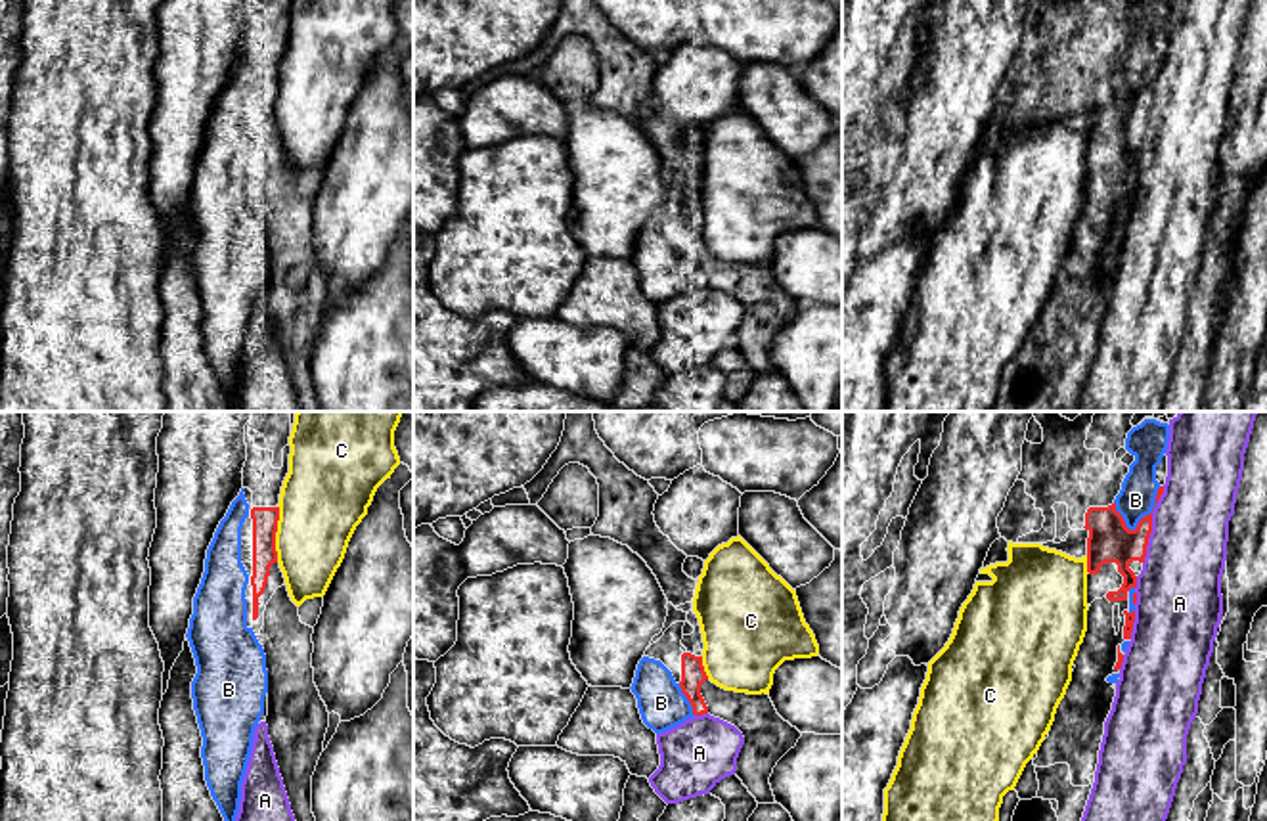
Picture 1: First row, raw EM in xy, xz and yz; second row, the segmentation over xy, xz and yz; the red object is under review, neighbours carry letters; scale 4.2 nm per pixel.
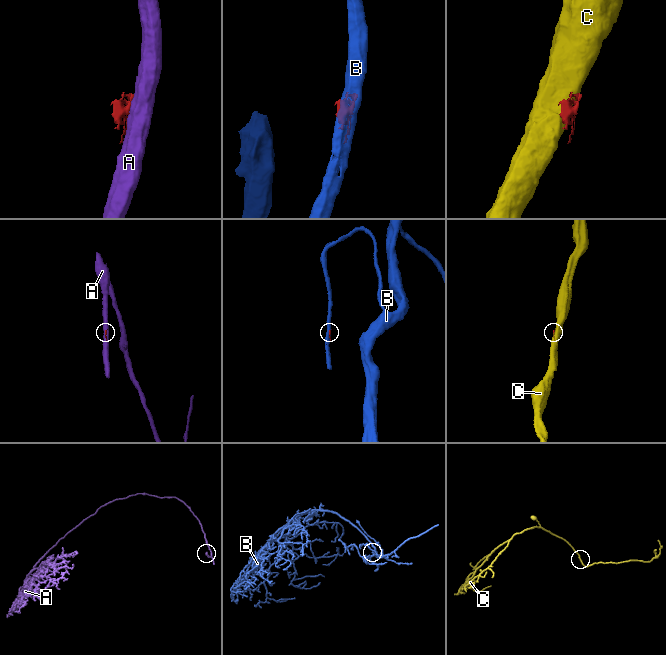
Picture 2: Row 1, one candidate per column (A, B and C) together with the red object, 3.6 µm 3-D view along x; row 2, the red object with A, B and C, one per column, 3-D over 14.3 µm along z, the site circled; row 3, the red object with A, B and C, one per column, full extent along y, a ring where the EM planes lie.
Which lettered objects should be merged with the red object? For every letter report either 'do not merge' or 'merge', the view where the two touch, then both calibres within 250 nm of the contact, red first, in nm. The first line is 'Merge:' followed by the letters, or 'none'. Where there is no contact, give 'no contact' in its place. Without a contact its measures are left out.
Merge: B
A: do not merge; contact in yz; calibres 180 and 340 nm
B: merge; contact in yz; calibres 180 and 160 nm
C: do not merge; contact in xy; calibres 110 and 360 nm

